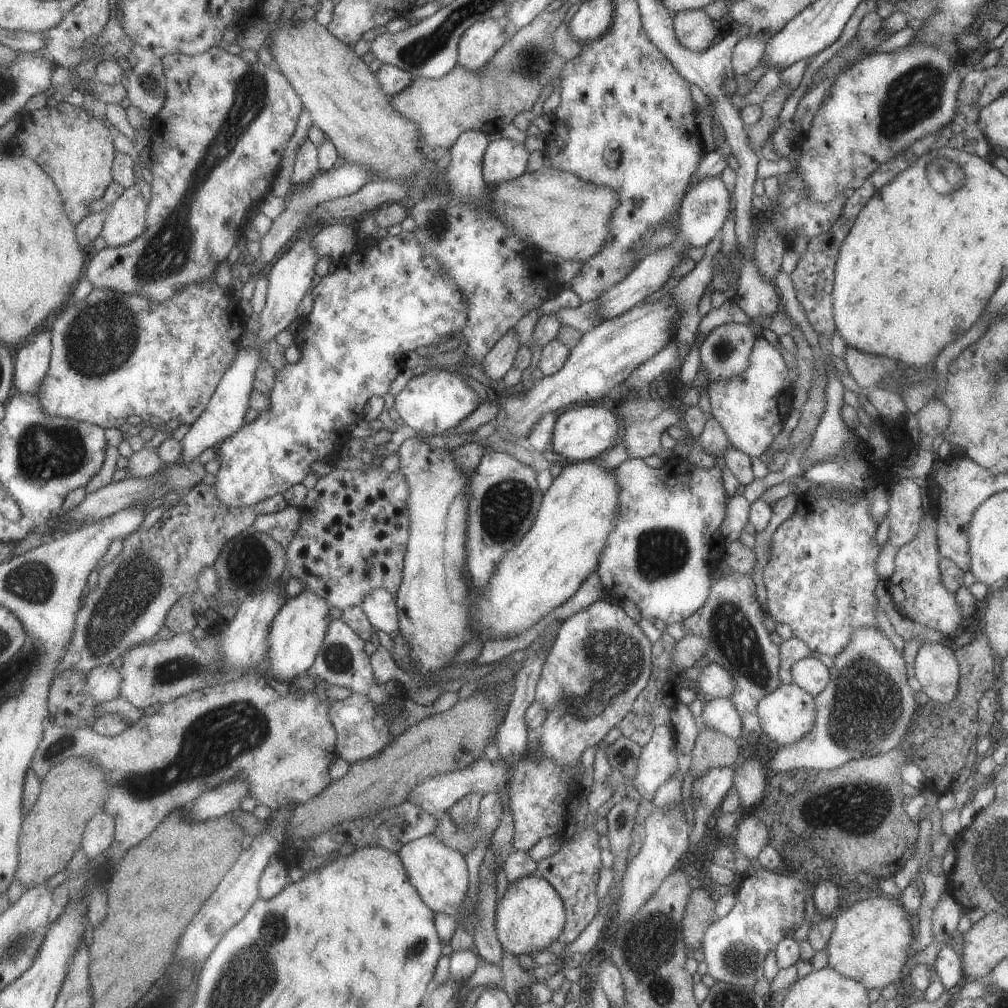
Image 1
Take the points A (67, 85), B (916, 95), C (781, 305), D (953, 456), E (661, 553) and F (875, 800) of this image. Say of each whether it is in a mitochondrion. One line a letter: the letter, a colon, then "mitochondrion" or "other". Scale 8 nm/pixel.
A: other
B: mitochondrion
C: other
D: other
E: mitochondrion
F: mitochondrion

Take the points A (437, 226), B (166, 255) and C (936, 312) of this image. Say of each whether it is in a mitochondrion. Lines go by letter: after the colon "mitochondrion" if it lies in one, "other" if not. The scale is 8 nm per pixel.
A: mitochondrion
B: mitochondrion
C: other

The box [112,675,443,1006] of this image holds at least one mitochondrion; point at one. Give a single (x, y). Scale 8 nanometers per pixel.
(219, 736)

